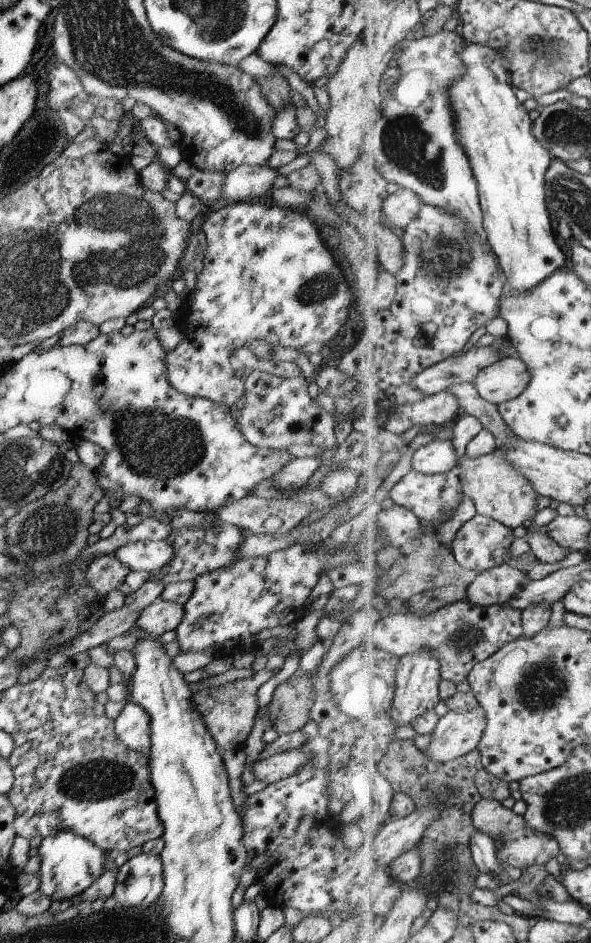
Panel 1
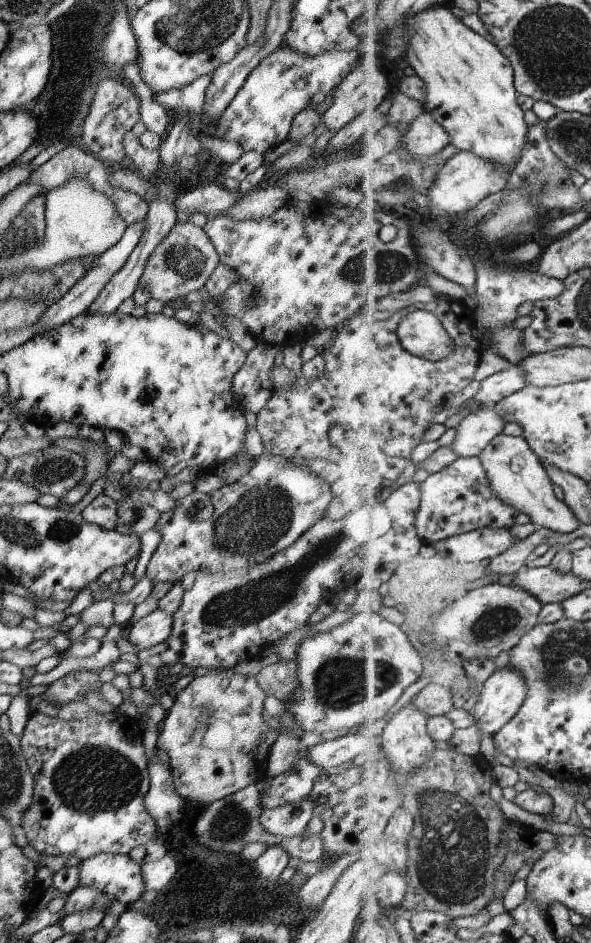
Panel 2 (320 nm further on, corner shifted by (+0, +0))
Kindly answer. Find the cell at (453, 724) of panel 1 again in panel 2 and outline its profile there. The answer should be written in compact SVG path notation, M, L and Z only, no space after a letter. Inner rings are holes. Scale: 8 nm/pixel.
M513 668L495 671L484 682L479 702L471 710L479 738L499 733L520 712L527 698L525 692L527 684Z

